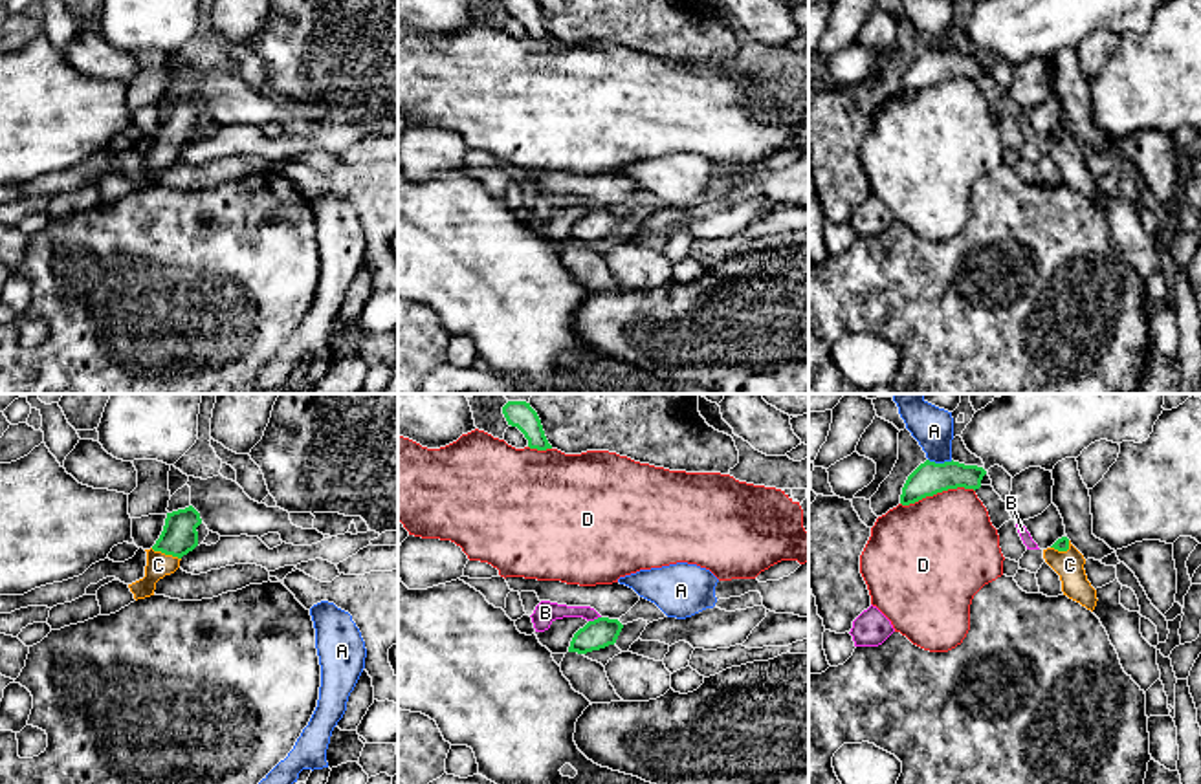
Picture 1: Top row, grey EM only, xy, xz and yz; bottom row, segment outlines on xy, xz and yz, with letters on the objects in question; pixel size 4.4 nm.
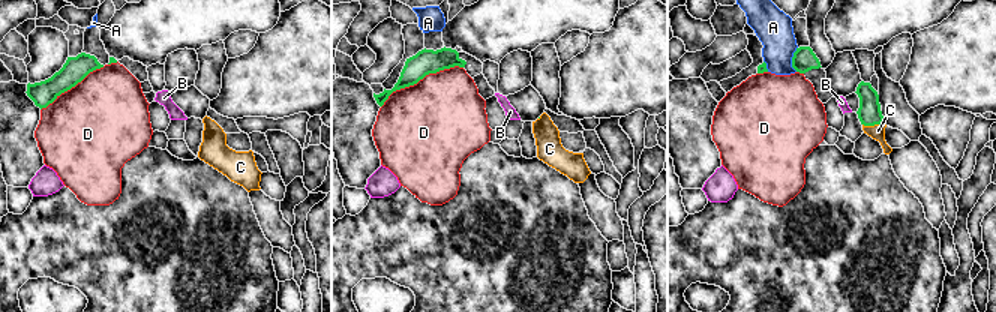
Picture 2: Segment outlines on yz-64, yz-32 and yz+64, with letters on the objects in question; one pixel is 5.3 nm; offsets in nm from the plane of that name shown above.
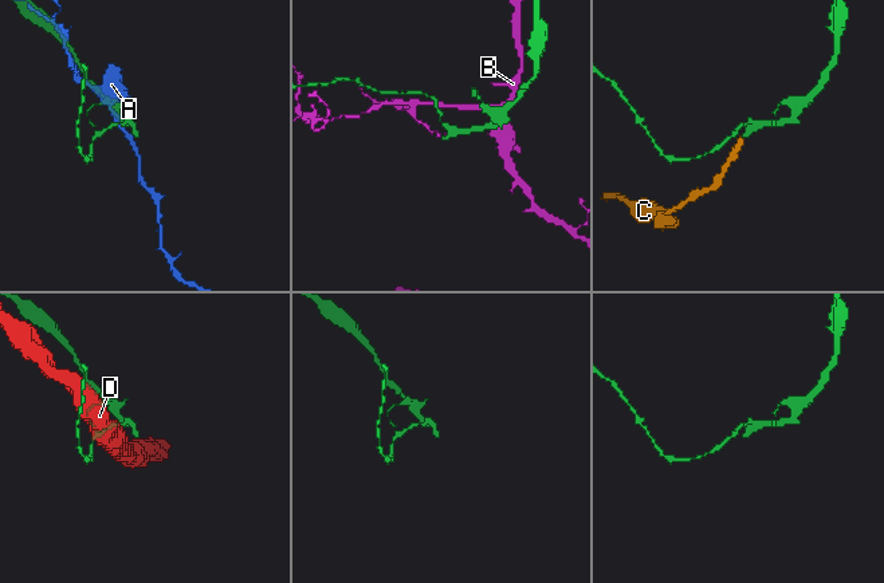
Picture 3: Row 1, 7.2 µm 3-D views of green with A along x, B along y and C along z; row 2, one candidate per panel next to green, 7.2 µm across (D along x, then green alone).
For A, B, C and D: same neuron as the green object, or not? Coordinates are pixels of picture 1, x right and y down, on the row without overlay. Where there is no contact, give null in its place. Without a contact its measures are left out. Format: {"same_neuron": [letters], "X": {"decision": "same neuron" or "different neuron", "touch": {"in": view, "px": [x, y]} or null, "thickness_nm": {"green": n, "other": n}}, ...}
{"same_neuron": ["C"], "A": {"decision": "different neuron", "touch": {"in": "yz", "px": [941, 54]}, "thickness_nm": {"green": 150, "other": 180}}, "B": {"decision": "different neuron", "touch": {"in": "xz", "px": [594, 209]}, "thickness_nm": {"green": 130, "other": 100}}, "C": {"decision": "same neuron", "touch": {"in": "xy", "px": [165, 143]}, "thickness_nm": {"green": 160, "other": 110}}, "D": {"decision": "different neuron", "touch": {"in": "yz", "px": [937, 81]}, "thickness_nm": {"green": 150, "other": 480}}}

